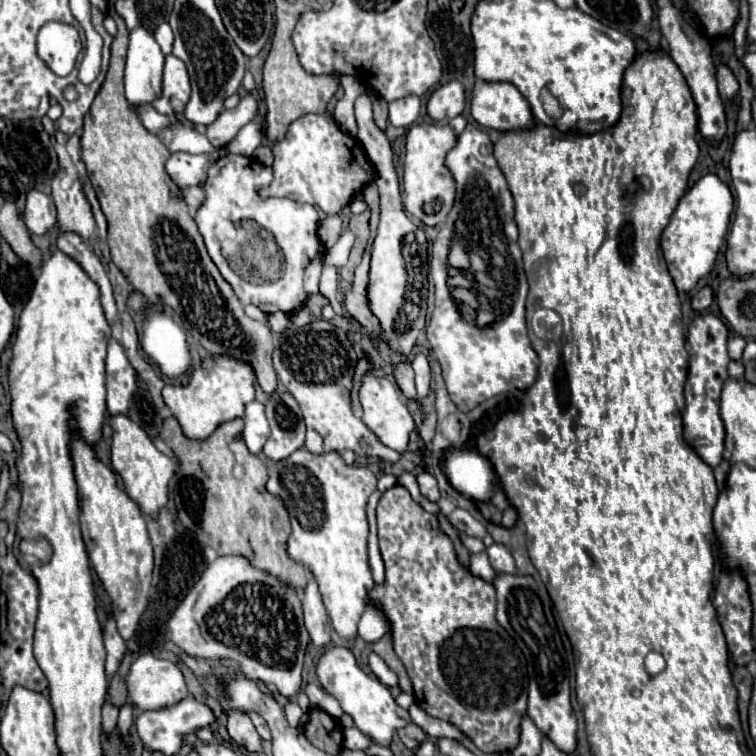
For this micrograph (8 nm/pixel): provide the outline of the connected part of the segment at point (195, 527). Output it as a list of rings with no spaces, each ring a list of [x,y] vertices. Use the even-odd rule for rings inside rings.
[[[173,416],[163,422],[161,438],[181,460],[171,490],[177,516],[185,528],[193,530],[195,536],[215,548],[217,554],[251,556],[257,568],[273,576],[283,576],[287,584],[303,588],[303,584],[307,584],[307,570],[287,556],[287,538],[291,534],[289,512],[281,498],[267,492],[267,466],[247,450],[241,434],[243,426],[239,418],[223,422],[207,440],[185,438]]]

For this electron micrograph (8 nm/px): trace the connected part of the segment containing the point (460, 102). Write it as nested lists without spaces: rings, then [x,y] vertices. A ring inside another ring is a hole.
[[[451,80],[449,84],[437,88],[427,104],[427,114],[435,122],[449,122],[465,110],[465,88],[461,82]]]

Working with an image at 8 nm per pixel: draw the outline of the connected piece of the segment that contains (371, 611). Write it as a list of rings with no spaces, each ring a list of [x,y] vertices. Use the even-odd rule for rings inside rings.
[[[369,604],[359,622],[359,636],[367,642],[377,642],[387,632],[389,632],[387,618],[375,606]]]

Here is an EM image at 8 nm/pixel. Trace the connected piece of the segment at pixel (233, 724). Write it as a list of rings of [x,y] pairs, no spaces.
[[[233,712],[227,718],[227,732],[239,744],[245,746],[249,752],[261,752],[261,738],[249,720],[249,716],[241,712]]]

